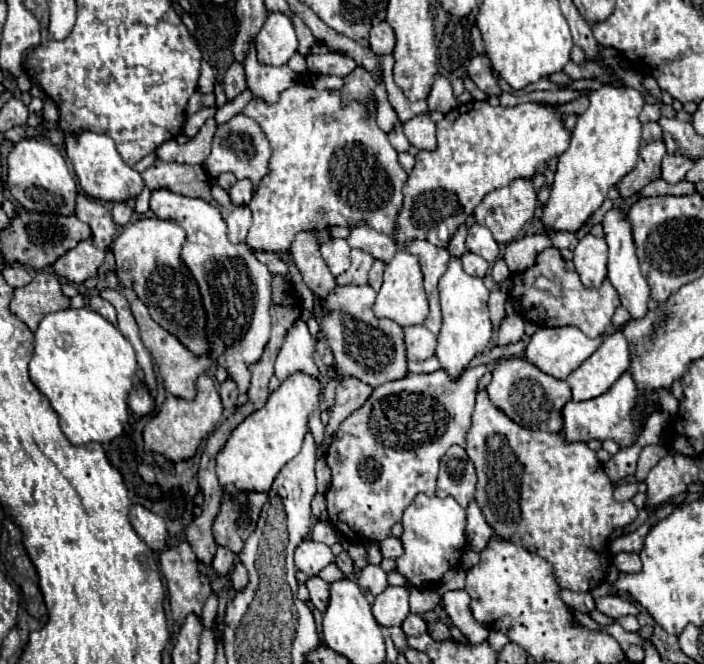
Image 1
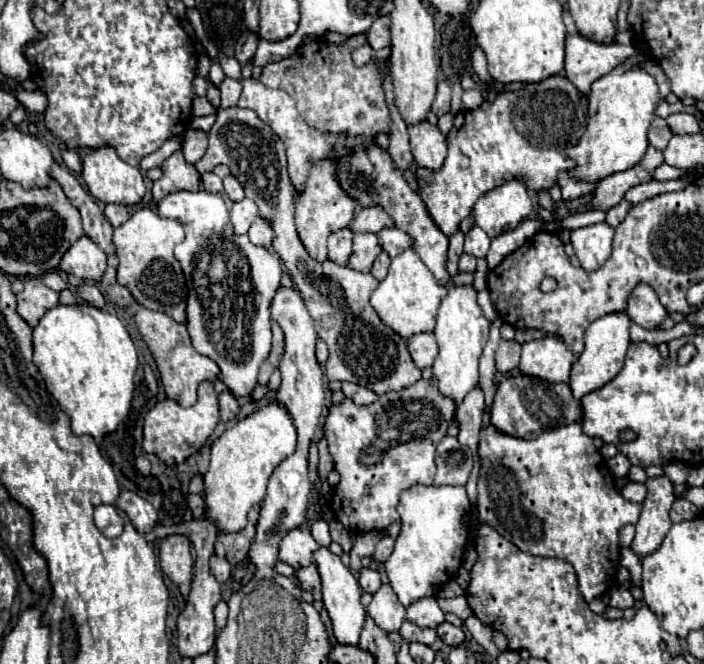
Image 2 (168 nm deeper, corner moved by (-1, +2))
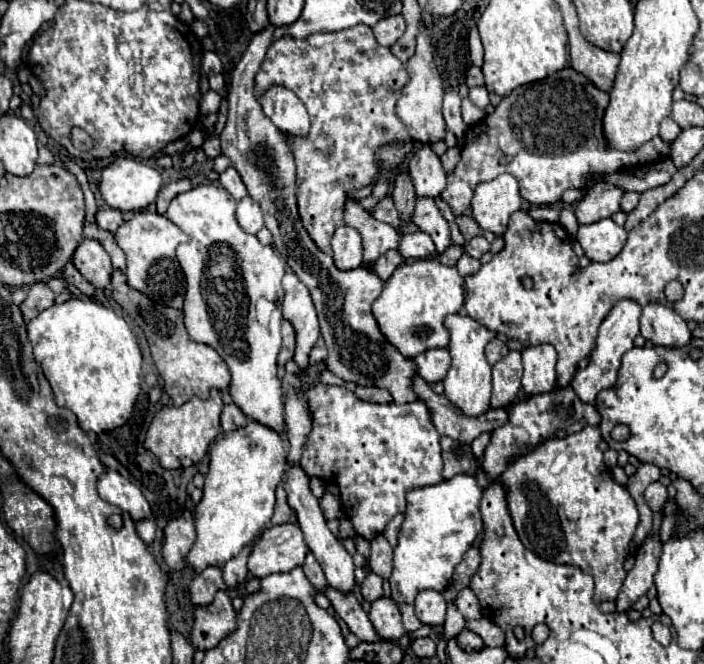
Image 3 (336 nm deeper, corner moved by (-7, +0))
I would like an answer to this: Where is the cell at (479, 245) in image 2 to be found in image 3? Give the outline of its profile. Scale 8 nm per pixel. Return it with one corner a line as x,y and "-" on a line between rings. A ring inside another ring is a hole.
474,236
468,244
466,244
466,254
470,254
472,258
480,258
484,252
490,250
490,242
484,236

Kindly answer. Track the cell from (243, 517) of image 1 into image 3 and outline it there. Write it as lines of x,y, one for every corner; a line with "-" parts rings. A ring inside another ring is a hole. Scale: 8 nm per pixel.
246,546
236,558
232,558
224,568
224,582
228,586
228,590
240,586
246,582
246,576
248,576
248,568
246,568
246,562
248,562
248,556
250,556
250,546

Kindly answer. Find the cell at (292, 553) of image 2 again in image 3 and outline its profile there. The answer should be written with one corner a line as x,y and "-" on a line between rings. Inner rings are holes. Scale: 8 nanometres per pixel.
298,524
270,526
252,546
248,570
256,578
266,578
268,574
276,572
288,572
296,566
302,566
306,552
308,546

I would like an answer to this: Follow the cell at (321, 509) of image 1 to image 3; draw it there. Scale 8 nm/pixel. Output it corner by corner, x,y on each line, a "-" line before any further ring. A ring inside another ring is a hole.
358,386
358,388
356,388
356,396
358,396
360,400
378,402
378,404
392,402
392,396
388,394
388,390
380,390
380,388
376,388
376,386

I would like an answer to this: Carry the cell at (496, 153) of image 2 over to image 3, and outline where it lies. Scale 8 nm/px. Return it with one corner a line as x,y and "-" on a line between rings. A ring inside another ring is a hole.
564,68
558,70
556,74
548,76
546,80
532,82
526,86
516,88
510,96
504,96
498,108
488,114
484,120
478,124
470,126
470,130
464,136
464,146
462,146
462,156
456,168
448,174
448,184
444,192
440,194
444,202
452,208
454,214
472,214
470,200
474,196
474,188
478,182
492,180
502,172
508,172
516,178
522,198
528,200
530,204
556,204
564,190
568,188
584,188
592,176
606,176
622,170
632,170
644,164
652,164
656,160
664,160
670,156
670,144
664,142
660,136
652,138
652,142
642,144
634,152
620,152
620,150
610,150
604,138
604,128
602,128
602,116
604,110
610,102
608,92
596,88
584,74

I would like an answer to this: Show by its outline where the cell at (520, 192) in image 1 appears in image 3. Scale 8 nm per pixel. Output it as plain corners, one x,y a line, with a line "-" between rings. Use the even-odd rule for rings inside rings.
500,174
494,180
480,182
472,196
472,218
482,230
502,236
510,214
522,208
518,182
510,174

